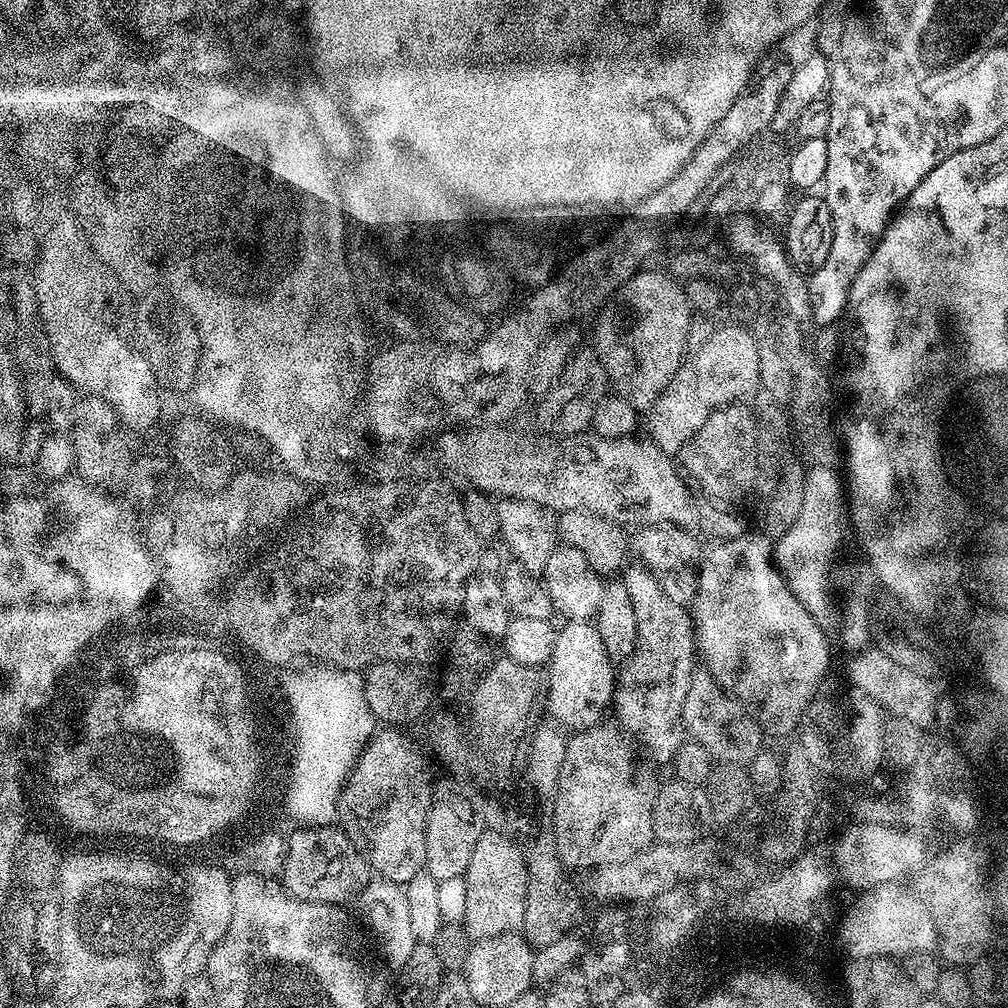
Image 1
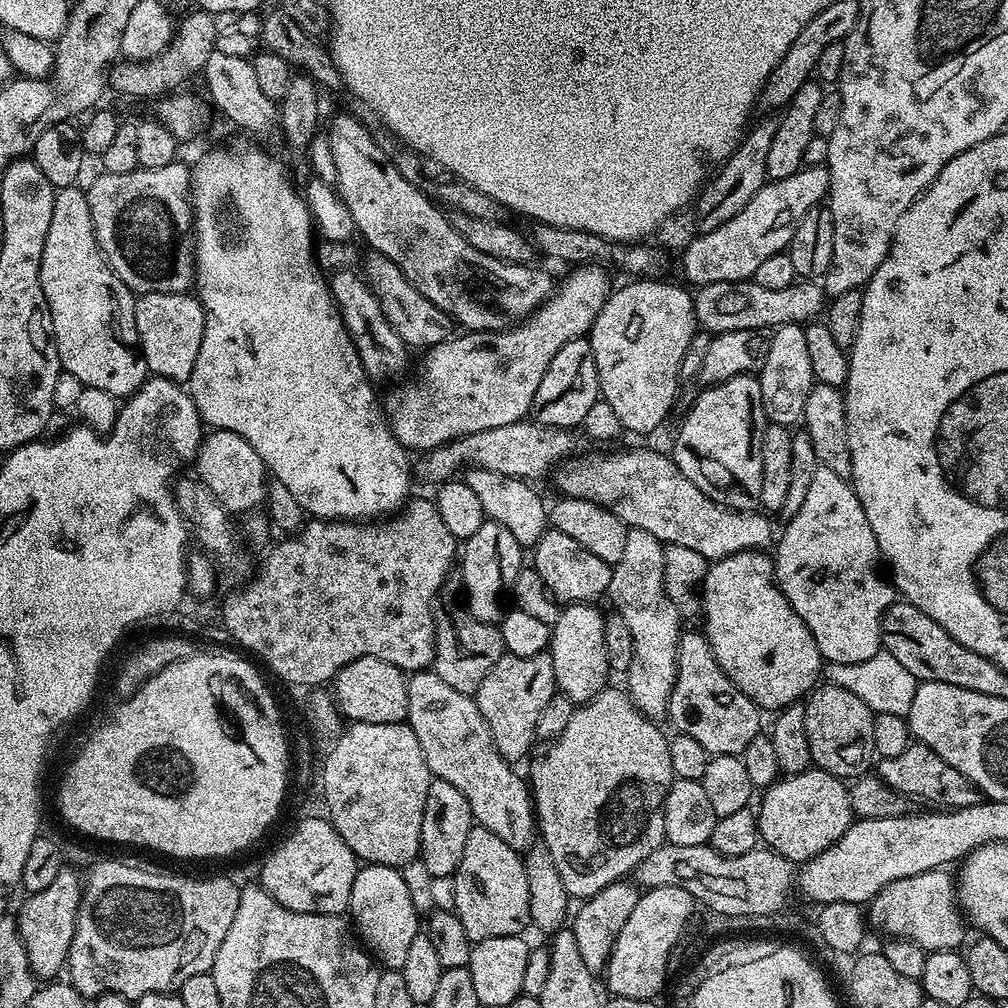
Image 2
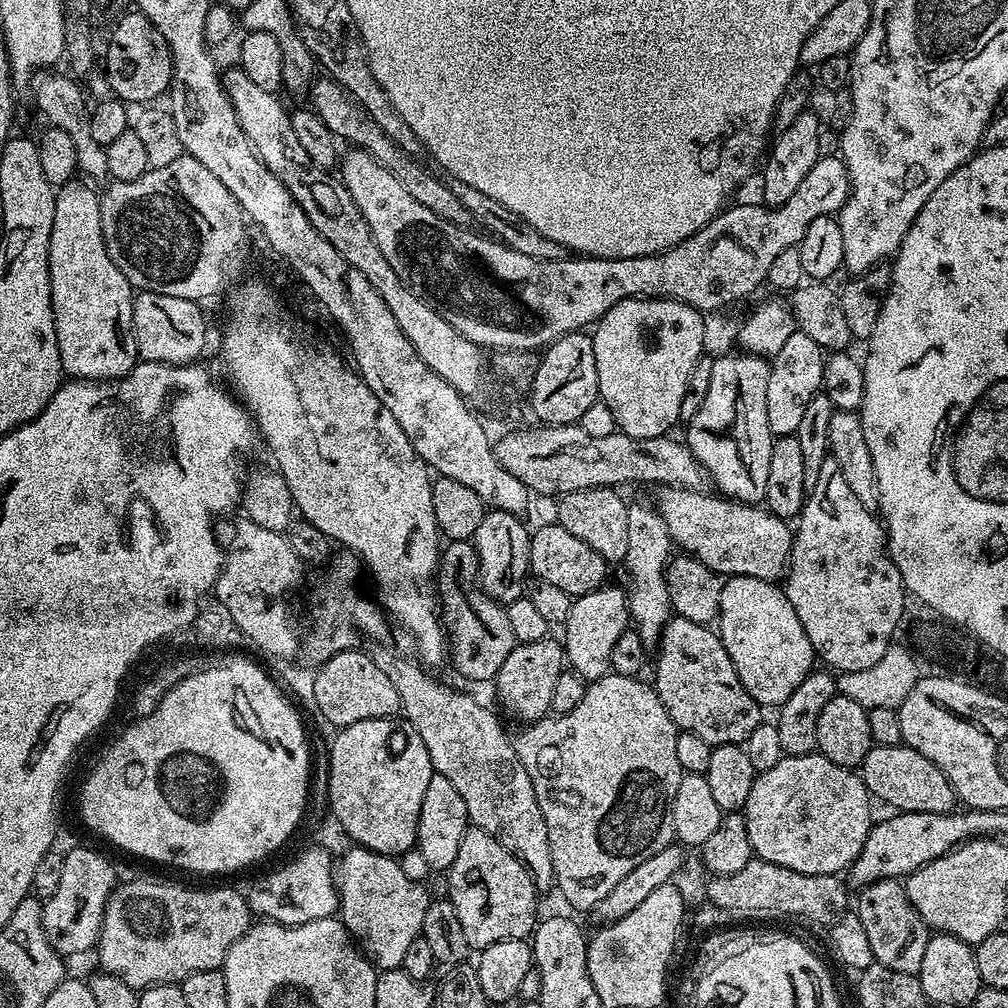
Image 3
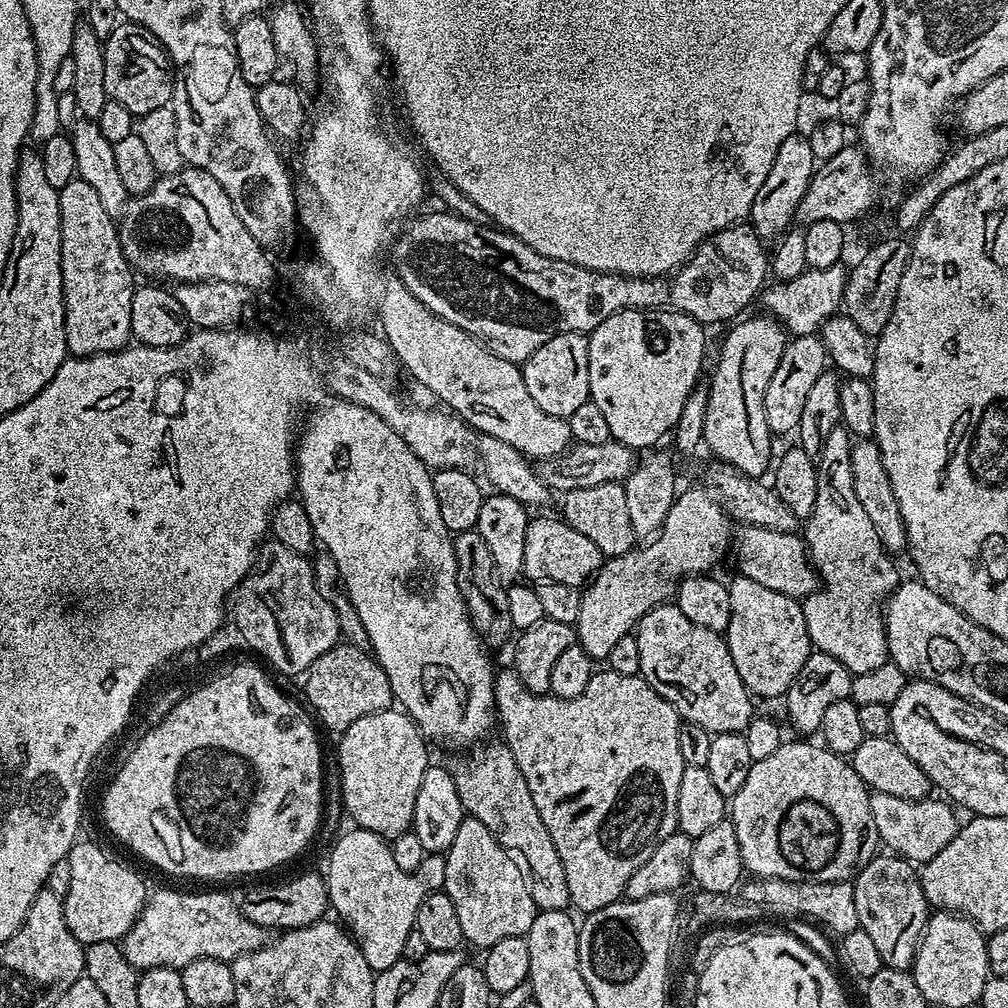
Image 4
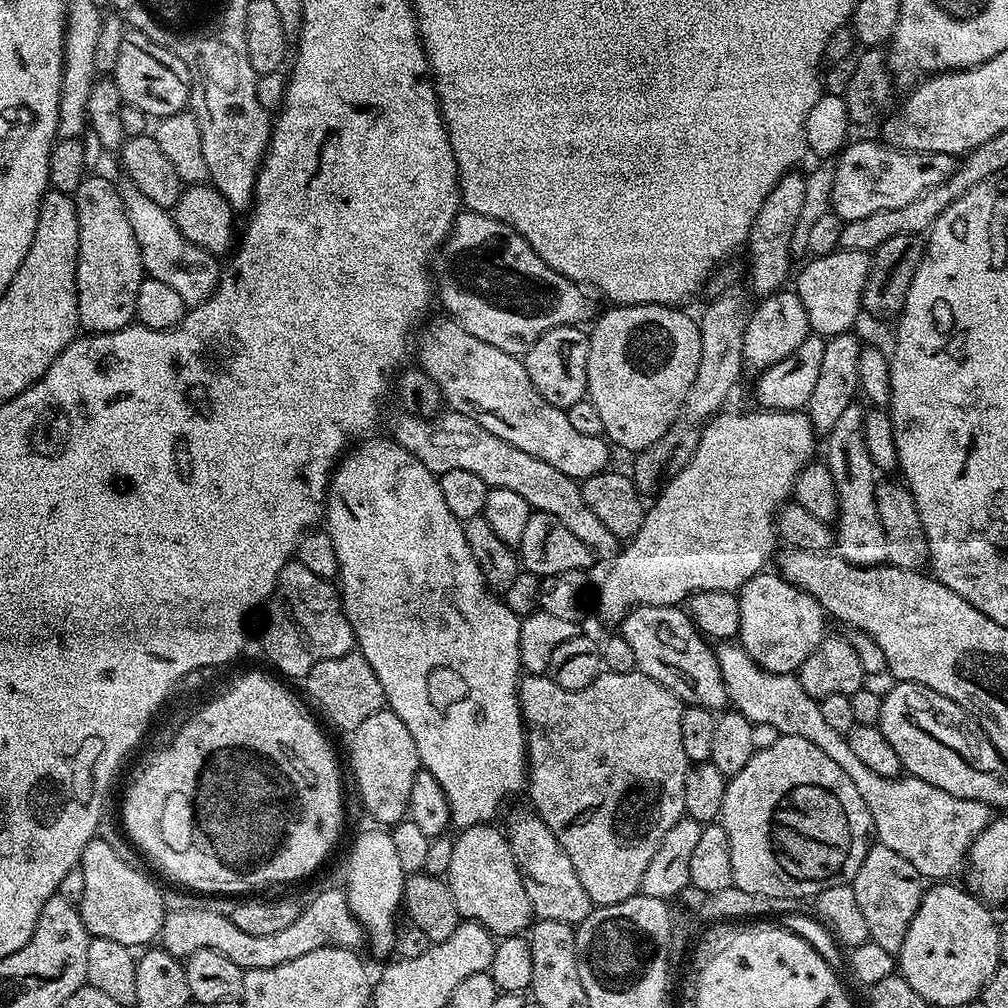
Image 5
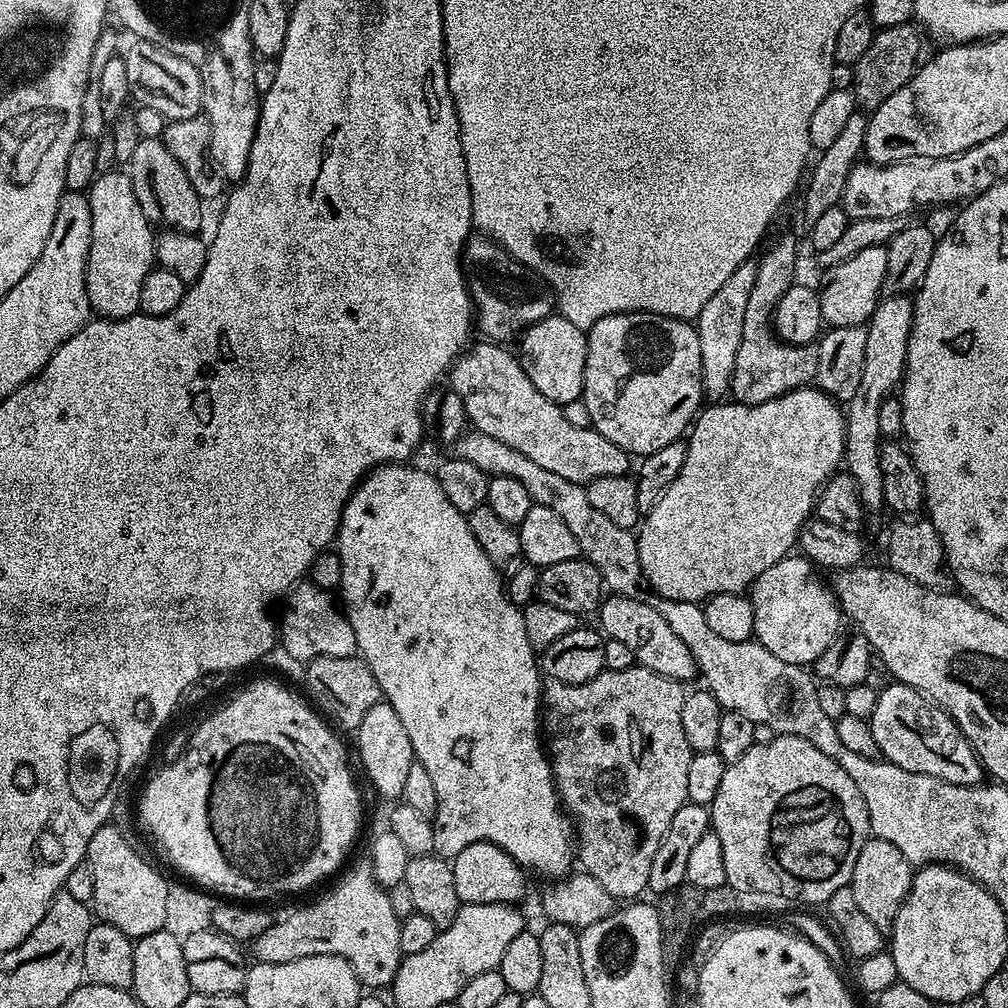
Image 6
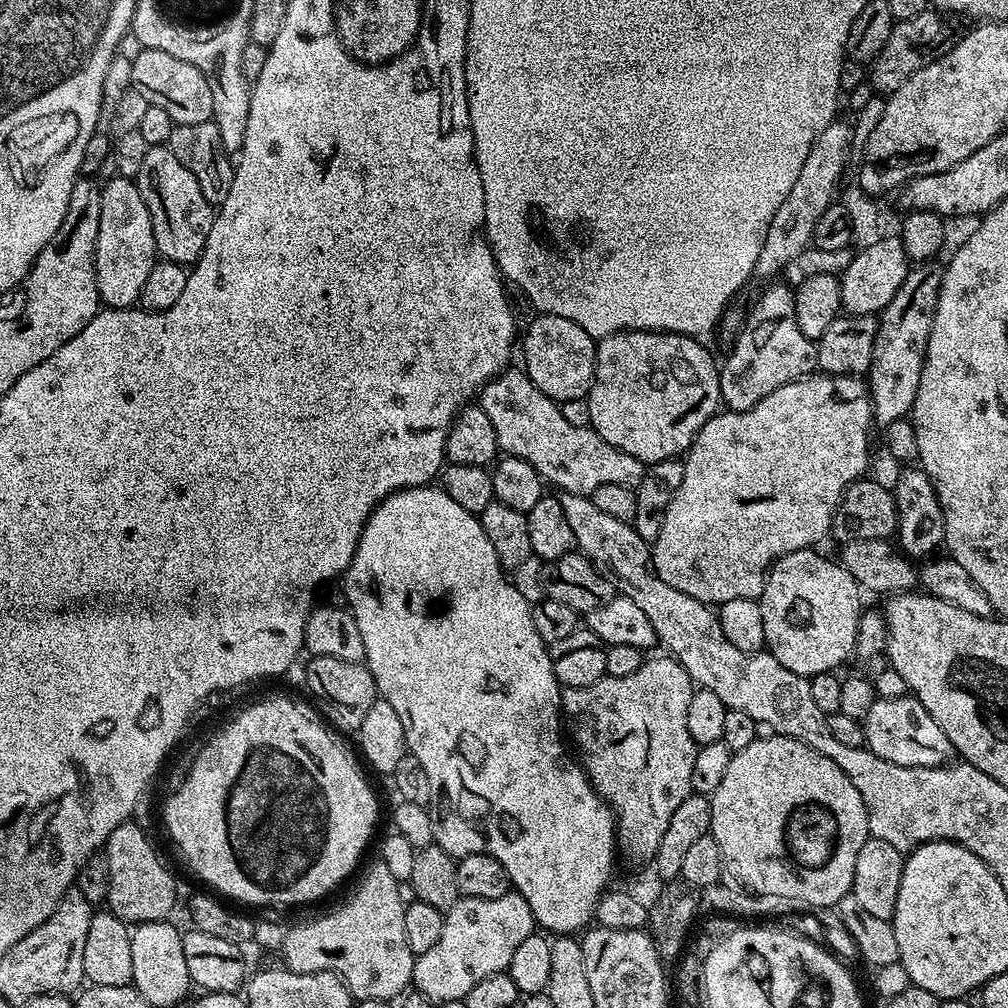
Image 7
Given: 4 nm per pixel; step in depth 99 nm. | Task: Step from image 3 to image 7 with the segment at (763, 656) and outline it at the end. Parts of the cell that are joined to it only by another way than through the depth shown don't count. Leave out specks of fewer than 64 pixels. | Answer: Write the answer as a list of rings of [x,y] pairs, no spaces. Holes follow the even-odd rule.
[[[803,548],[797,552],[791,552],[776,561],[768,569],[768,575],[764,581],[764,593],[759,602],[762,610],[762,626],[766,630],[764,643],[767,651],[772,653],[786,670],[790,670],[799,676],[809,678],[839,669],[839,664],[856,650],[856,635],[858,634],[858,622],[862,605],[860,595],[862,589],[860,583],[845,570],[843,564],[832,560],[812,548]]]

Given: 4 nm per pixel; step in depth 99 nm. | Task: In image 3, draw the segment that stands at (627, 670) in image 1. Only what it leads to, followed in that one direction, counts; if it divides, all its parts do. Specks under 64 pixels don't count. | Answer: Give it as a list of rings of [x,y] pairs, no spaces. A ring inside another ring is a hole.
[[[651,503],[628,504],[627,551],[622,568],[628,571],[626,599],[631,623],[645,646],[659,645],[660,635],[673,615],[672,603],[668,601],[668,583],[664,581],[666,565],[673,555],[674,545],[666,524]]]

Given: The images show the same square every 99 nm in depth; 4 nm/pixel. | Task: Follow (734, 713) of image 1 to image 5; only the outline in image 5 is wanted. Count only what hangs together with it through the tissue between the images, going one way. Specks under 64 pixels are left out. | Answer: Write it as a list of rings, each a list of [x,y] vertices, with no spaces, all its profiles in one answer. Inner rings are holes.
[[[643,604],[631,608],[618,625],[619,635],[626,638],[634,653],[637,669],[654,682],[666,686],[685,705],[693,704],[724,710],[730,701],[722,670],[713,645],[700,633],[683,607],[651,608]]]

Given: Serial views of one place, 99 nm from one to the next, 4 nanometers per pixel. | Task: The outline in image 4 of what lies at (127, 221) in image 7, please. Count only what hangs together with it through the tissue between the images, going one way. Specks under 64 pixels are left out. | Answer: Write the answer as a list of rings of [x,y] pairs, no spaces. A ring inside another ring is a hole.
[[[82,179],[66,182],[66,186],[58,189],[60,194],[60,233],[62,234],[62,286],[64,287],[64,329],[66,330],[66,342],[68,351],[72,356],[93,356],[99,352],[117,352],[119,348],[125,347],[133,339],[132,327],[130,326],[130,302],[132,295],[136,293],[137,285],[132,284],[134,270],[128,265],[126,254],[120,245],[120,230],[113,213],[102,206],[102,198],[98,198],[98,190],[90,186],[90,182]]]

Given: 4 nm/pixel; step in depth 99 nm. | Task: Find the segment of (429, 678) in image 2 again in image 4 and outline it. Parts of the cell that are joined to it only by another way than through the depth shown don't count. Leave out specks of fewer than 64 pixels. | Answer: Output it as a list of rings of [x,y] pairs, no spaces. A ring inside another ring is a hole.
[[[492,743],[477,747],[468,754],[473,756],[466,757],[454,768],[452,776],[458,786],[458,798],[462,798],[465,813],[471,819],[482,822],[482,826],[486,826],[486,830],[490,830],[490,834],[494,834],[496,841],[514,858],[537,909],[567,909],[570,901],[566,870],[562,870],[558,850],[554,850],[554,838],[550,838],[550,830],[546,830],[542,817],[538,815],[538,806],[534,806],[534,798],[530,798],[530,786],[526,786],[526,778],[522,778],[522,770],[518,770],[514,754],[510,754],[507,744]]]

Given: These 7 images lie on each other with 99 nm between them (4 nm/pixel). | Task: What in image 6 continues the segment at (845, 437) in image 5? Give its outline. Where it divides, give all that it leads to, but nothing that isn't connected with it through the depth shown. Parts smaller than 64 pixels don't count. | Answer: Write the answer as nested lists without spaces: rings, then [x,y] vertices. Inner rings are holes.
[[[885,295],[866,325],[866,362],[862,365],[862,382],[852,400],[846,404],[846,438],[844,459],[846,470],[860,487],[860,497],[865,513],[884,512],[886,505],[882,494],[882,462],[878,430],[878,414],[882,402],[901,387],[906,366],[906,350],[912,333],[914,300],[911,295]]]

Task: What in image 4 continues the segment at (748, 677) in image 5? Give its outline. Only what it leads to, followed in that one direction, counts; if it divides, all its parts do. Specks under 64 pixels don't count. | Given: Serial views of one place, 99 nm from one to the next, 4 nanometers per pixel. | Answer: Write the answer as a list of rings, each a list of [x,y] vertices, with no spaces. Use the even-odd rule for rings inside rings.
[[[871,793],[869,804],[872,828],[875,834],[877,832],[880,835],[881,842],[888,847],[885,849],[923,866],[930,858],[934,858],[934,854],[938,854],[938,850],[942,850],[942,846],[950,842],[950,838],[954,838],[958,827],[957,809],[943,799],[932,799],[907,800],[894,798],[894,794]]]

